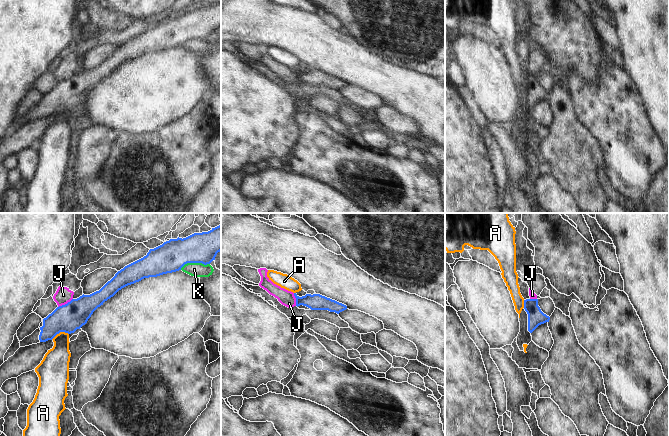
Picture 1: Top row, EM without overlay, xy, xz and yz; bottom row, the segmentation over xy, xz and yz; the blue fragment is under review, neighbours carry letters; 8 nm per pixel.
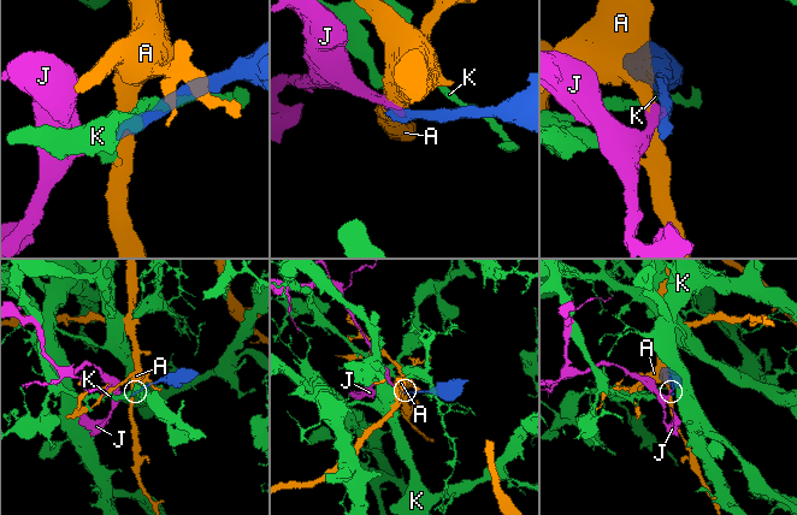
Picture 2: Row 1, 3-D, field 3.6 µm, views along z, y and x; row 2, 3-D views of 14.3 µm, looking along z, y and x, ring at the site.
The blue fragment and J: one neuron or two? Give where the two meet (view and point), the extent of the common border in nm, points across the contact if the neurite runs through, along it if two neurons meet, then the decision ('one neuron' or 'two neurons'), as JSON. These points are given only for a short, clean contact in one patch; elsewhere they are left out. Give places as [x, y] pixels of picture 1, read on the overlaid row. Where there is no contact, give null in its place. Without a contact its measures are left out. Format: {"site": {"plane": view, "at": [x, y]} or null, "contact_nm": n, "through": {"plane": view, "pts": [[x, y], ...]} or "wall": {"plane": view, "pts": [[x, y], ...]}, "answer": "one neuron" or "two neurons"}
{"site": {"plane": "xy", "at": [65, 304]}, "contact_nm": 140, "wall": {"plane": "xy", "pts": [[72, 298], [58, 307]]}, "answer": "two neurons"}

